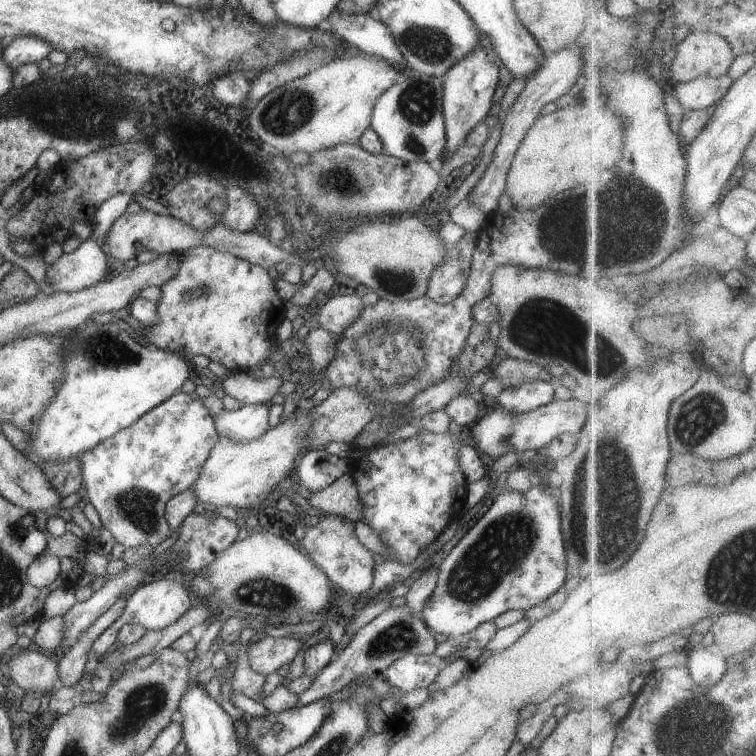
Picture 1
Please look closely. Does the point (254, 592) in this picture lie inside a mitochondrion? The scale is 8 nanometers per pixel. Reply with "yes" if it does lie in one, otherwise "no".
yes

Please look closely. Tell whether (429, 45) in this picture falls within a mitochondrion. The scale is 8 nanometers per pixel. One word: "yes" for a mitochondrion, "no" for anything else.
yes

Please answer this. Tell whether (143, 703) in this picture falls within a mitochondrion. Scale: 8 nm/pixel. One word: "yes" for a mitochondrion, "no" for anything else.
yes

